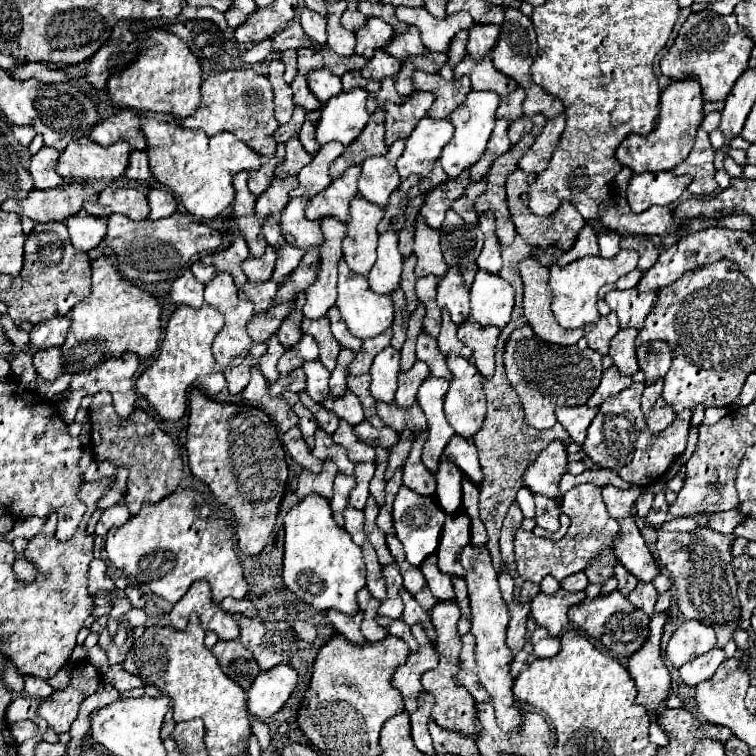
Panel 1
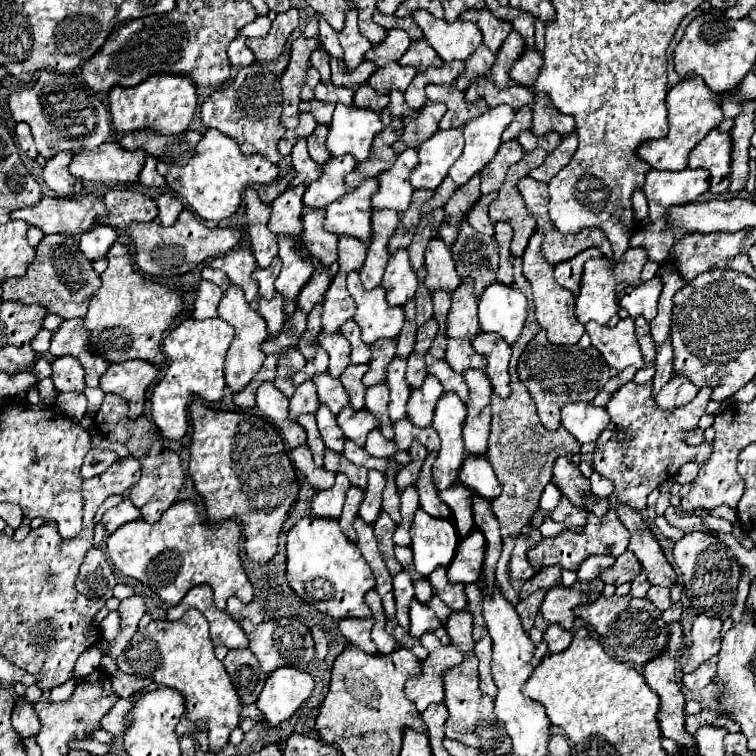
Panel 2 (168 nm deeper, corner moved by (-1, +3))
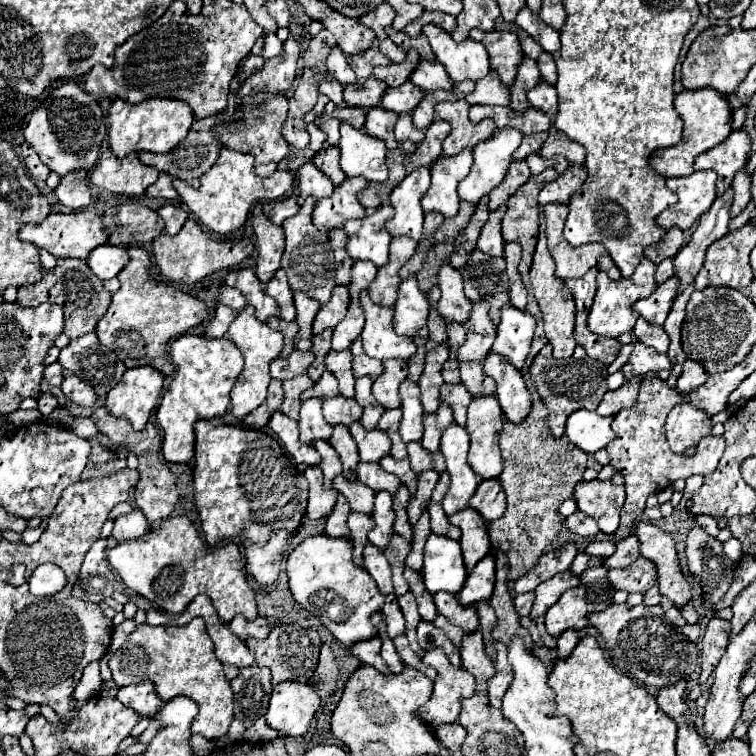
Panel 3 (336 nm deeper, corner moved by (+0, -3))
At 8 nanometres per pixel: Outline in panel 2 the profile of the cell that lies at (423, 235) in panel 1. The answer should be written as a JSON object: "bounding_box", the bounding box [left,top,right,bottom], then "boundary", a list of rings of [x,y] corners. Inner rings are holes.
{"bounding_box":[425,239,461,293],"boundary":[[[433,239],[425,251],[425,287],[429,291],[445,291],[453,293],[459,287],[461,277],[455,271],[455,263],[449,247],[441,239]]]}

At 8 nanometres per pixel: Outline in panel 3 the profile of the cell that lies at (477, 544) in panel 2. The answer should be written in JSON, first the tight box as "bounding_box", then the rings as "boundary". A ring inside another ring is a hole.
{"bounding_box":[458,555,494,605],"boundary":[[[486,555],[486,559],[480,559],[474,569],[468,571],[466,583],[458,593],[458,601],[462,605],[474,605],[478,599],[490,599],[494,589],[494,557]]]}

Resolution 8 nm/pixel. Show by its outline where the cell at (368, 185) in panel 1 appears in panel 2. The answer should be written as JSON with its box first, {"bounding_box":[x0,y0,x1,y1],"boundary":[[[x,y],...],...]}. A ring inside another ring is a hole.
{"bounding_box":[373,149,419,213],"boundary":[[[407,149],[395,161],[395,165],[379,175],[379,193],[373,195],[373,209],[395,209],[405,213],[411,205],[413,187],[409,183],[411,169],[419,165],[415,149]]]}

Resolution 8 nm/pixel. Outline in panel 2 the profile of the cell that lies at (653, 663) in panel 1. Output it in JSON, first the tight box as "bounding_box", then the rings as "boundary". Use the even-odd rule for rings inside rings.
{"bounding_box":[643,623,695,751],"boundary":[[[673,623],[669,625],[669,645],[667,645],[667,651],[661,653],[661,657],[649,661],[645,665],[645,671],[643,671],[643,677],[647,681],[647,685],[661,697],[661,709],[659,709],[659,725],[661,725],[661,731],[663,731],[663,737],[669,737],[673,739],[677,745],[681,745],[683,749],[691,751],[695,747],[695,739],[687,733],[685,729],[685,695],[681,693],[681,687],[677,683],[677,659],[681,657],[683,653],[683,647],[685,647],[685,635],[683,635],[683,629],[681,625]]]}

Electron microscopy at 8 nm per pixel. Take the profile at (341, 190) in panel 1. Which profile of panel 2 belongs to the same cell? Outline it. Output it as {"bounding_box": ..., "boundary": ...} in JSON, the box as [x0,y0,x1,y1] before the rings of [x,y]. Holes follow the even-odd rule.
{"bounding_box":[325,179,379,243],"boundary":[[[377,179],[363,181],[355,191],[325,207],[325,229],[335,235],[349,235],[363,243],[371,241],[371,197],[379,189]]]}

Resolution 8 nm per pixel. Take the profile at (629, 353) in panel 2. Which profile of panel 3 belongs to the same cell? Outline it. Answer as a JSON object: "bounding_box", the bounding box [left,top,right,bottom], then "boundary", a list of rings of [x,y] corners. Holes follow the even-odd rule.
{"bounding_box":[622,341,670,379],"boundary":[[[640,341],[632,343],[634,349],[630,353],[630,359],[626,365],[622,365],[622,373],[624,379],[632,379],[638,375],[644,375],[648,371],[662,371],[662,369],[670,369],[670,359],[664,353],[656,353],[652,347],[646,347]]]}

